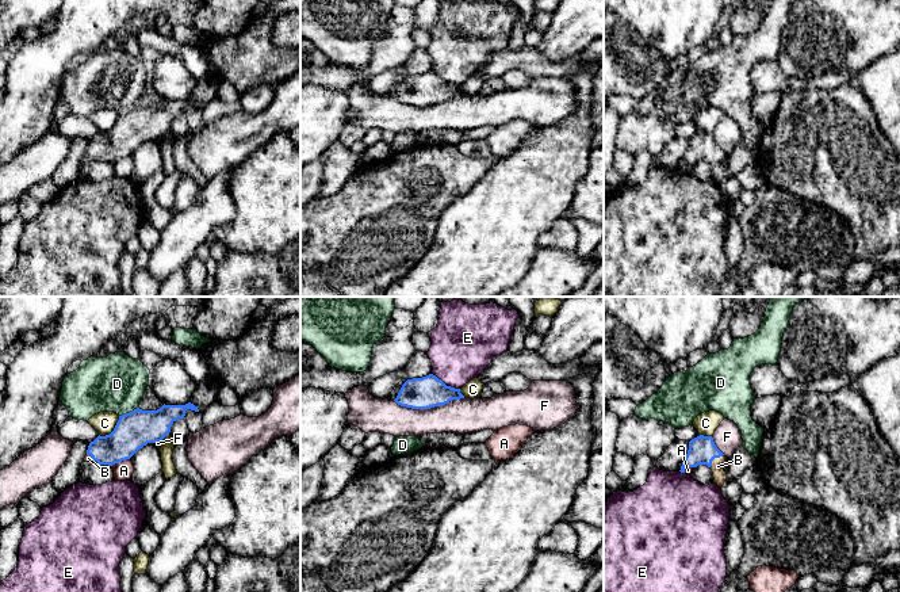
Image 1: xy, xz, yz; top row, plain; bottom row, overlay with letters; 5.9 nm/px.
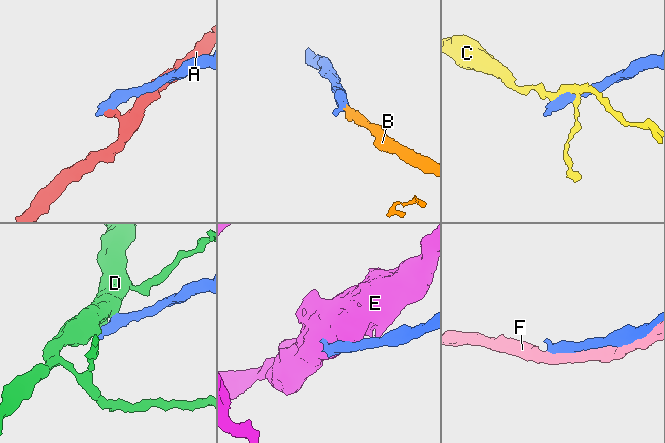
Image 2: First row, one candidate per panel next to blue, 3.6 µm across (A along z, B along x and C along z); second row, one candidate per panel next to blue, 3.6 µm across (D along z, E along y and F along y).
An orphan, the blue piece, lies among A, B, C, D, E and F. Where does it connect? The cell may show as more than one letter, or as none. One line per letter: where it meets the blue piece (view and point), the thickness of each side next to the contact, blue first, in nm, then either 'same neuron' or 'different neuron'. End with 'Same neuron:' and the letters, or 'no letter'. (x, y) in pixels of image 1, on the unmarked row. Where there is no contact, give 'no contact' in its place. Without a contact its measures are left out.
A: meets blue in xy at (119, 157); 220 nm thick on the blue side, 120 nm on the other; different neuron
B: meets blue in yz at (715, 153); 160 nm thick on the blue side, 80 nm on the other; same neuron
C: meets blue in xy at (114, 126); 220 nm thick on the blue side, 130 nm on the other; different neuron
D: meets blue in xy at (127, 110); 220 nm thick on the blue side, 340 nm on the other; different neuron
E: meets blue in xz at (444, 80); 190 nm thick on the blue side, 360 nm on the other; different neuron
F: meets blue in xz at (428, 104); 190 nm thick on the blue side, 200 nm on the other; different neuron
Same neuron: B

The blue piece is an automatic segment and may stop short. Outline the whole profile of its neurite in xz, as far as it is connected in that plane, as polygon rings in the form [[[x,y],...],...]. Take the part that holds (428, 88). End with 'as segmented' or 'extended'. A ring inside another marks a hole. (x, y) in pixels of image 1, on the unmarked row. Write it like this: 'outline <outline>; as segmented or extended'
outline [[[429,70],[422,75],[407,76],[394,98],[411,106],[430,106],[460,95],[464,95],[460,85],[447,83],[436,72]]]; as segmented

